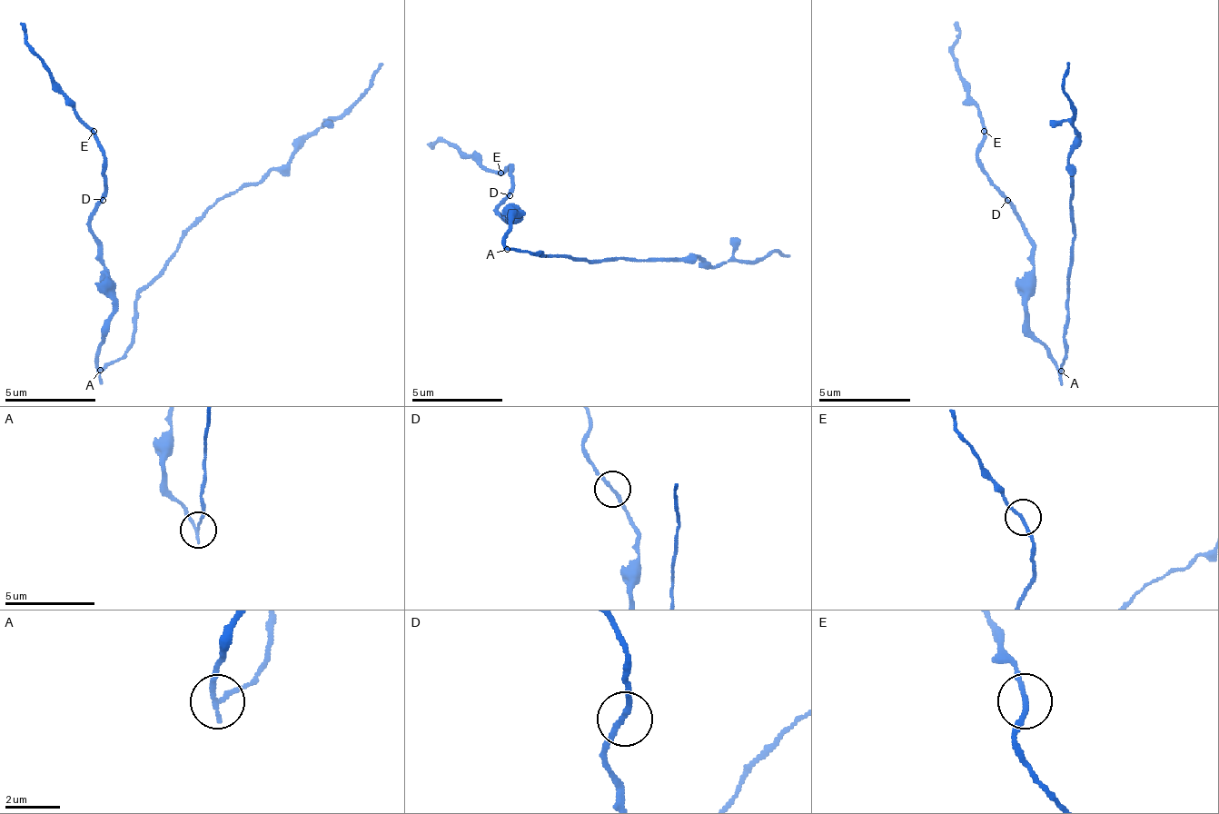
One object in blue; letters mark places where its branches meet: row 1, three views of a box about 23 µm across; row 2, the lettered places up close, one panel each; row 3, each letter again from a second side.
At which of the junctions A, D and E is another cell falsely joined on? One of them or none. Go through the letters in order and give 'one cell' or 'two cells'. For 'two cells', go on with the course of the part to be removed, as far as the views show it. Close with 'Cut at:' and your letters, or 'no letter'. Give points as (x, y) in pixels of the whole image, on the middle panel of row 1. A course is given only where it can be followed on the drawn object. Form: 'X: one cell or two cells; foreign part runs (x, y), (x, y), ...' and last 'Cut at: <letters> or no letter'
A: two cells; foreign part runs (505, 250), (588, 259), (688, 259), (716, 263), (770, 250), (788, 254)
D: one cell
E: one cell
Cut at: A

